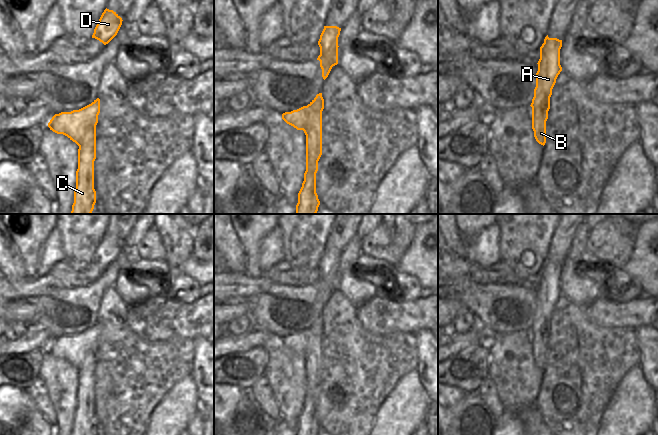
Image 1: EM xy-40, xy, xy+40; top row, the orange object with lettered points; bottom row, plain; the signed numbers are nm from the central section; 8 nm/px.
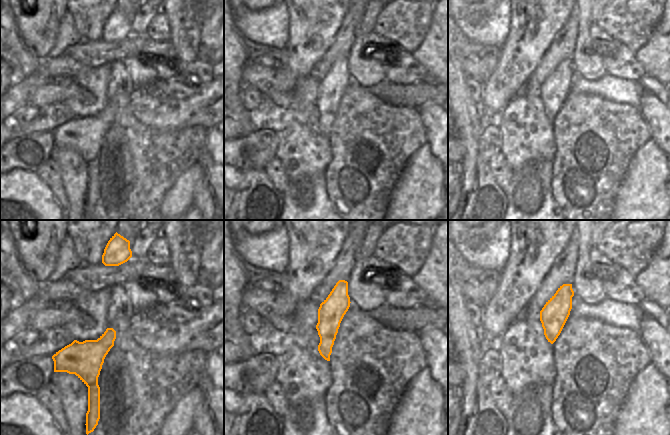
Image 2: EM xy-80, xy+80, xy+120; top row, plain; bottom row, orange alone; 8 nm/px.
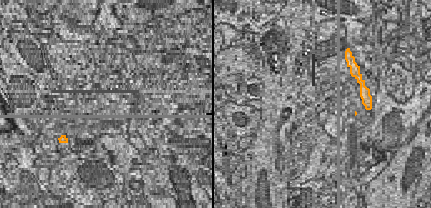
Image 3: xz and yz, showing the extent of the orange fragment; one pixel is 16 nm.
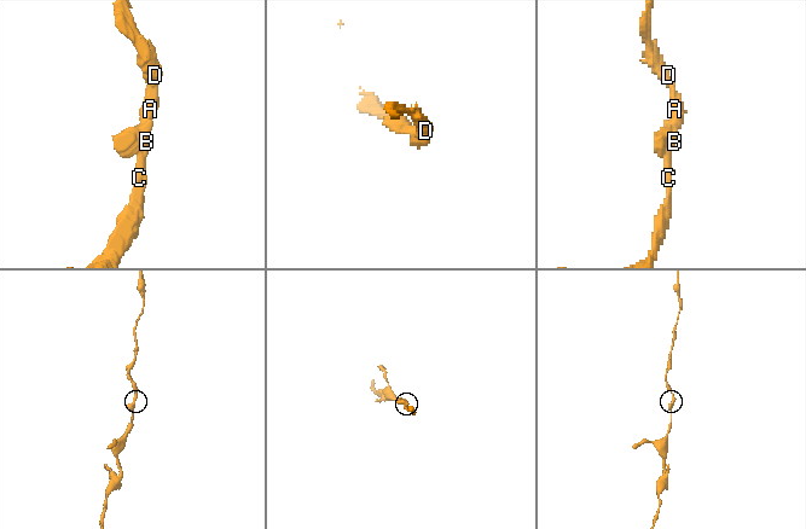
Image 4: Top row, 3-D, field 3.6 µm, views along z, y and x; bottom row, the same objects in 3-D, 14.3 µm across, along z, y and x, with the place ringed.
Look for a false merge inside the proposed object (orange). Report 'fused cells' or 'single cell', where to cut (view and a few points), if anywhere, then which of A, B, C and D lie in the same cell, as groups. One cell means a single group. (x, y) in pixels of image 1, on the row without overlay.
single cell; no cut; A B C D

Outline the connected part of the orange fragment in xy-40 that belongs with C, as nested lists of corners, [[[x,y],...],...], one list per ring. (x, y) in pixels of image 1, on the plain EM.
[[[97,322],[79,334],[55,338],[48,347],[50,354],[67,360],[79,370],[72,435],[93,435],[96,427],[94,385],[99,337],[100,323]]]

